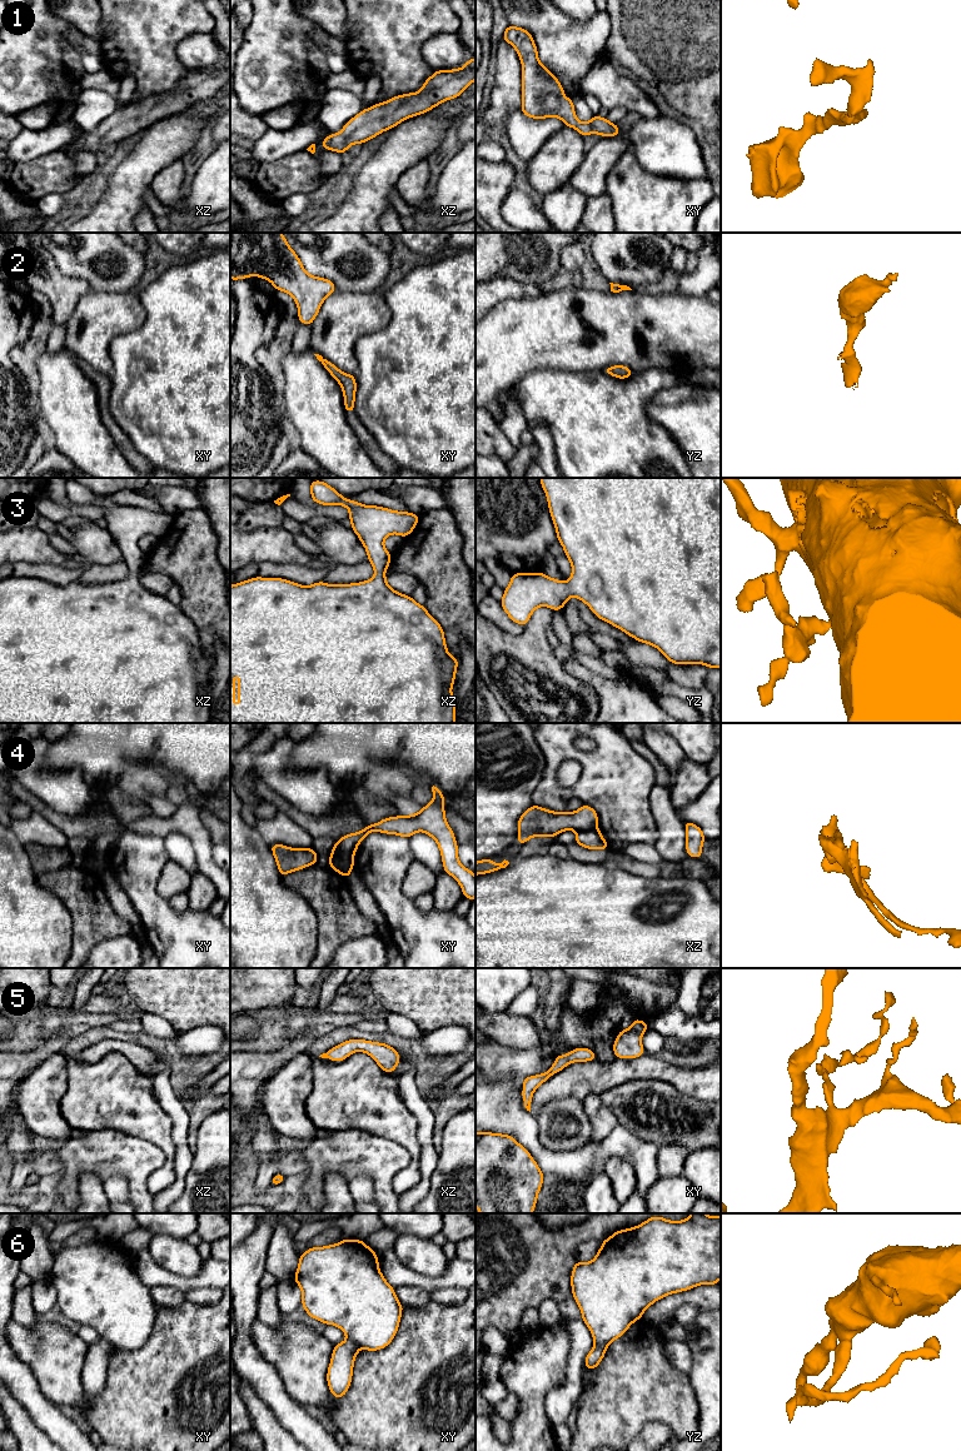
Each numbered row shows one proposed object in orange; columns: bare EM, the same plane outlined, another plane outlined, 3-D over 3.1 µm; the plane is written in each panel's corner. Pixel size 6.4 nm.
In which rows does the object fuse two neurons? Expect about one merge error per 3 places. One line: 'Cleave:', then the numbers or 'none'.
Cleave: 4, 6

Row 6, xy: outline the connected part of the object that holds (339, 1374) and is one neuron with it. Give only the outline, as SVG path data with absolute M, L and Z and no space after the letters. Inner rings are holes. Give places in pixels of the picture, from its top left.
M350 1340L334 1345L327 1382L330 1393L337 1398L342 1398L350 1387L354 1361L359 1350Z

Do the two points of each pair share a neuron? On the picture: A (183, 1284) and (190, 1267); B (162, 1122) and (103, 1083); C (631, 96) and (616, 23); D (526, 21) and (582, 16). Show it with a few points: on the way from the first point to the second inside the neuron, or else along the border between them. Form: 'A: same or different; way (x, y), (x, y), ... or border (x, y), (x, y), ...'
A: different; border (204, 1261), (194, 1276), (178, 1276), (159, 1265)
B: same; way (147, 1120), (135, 1108), (118, 1097)
C: different; border (622, 70), (633, 78)
D: different; border (563, 13), (579, 23), (586, 23), (594, 14)

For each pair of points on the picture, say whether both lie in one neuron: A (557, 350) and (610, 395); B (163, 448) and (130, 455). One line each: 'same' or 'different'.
A: different
B: different

